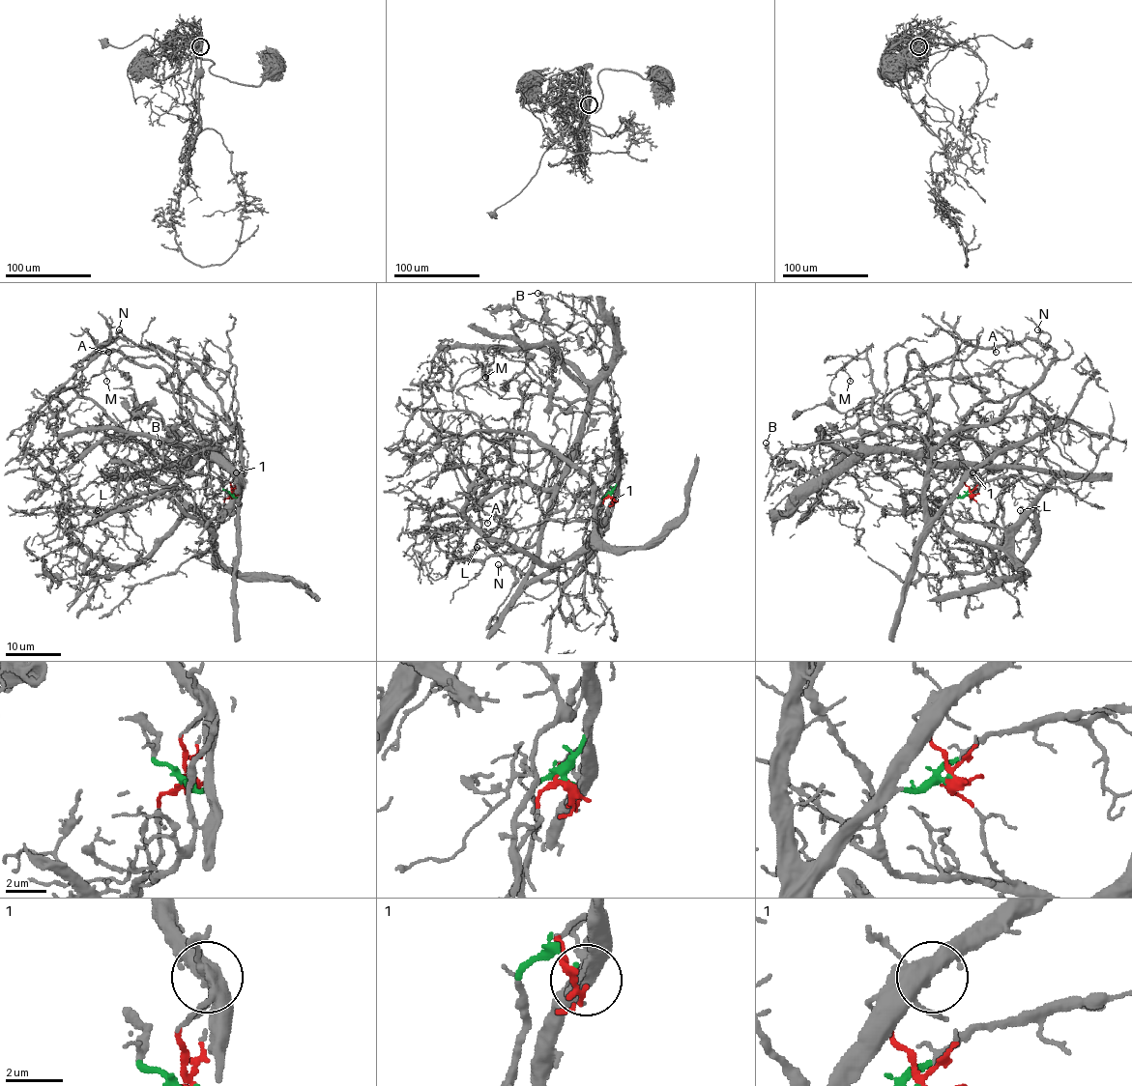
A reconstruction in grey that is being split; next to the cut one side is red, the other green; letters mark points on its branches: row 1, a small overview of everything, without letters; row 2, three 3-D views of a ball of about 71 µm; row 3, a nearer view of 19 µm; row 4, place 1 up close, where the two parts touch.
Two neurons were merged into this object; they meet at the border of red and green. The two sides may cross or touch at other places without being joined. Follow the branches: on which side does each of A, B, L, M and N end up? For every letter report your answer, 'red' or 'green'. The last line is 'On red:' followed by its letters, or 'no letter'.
A: green
B: green
L: red
M: green
N: green
On red: L

